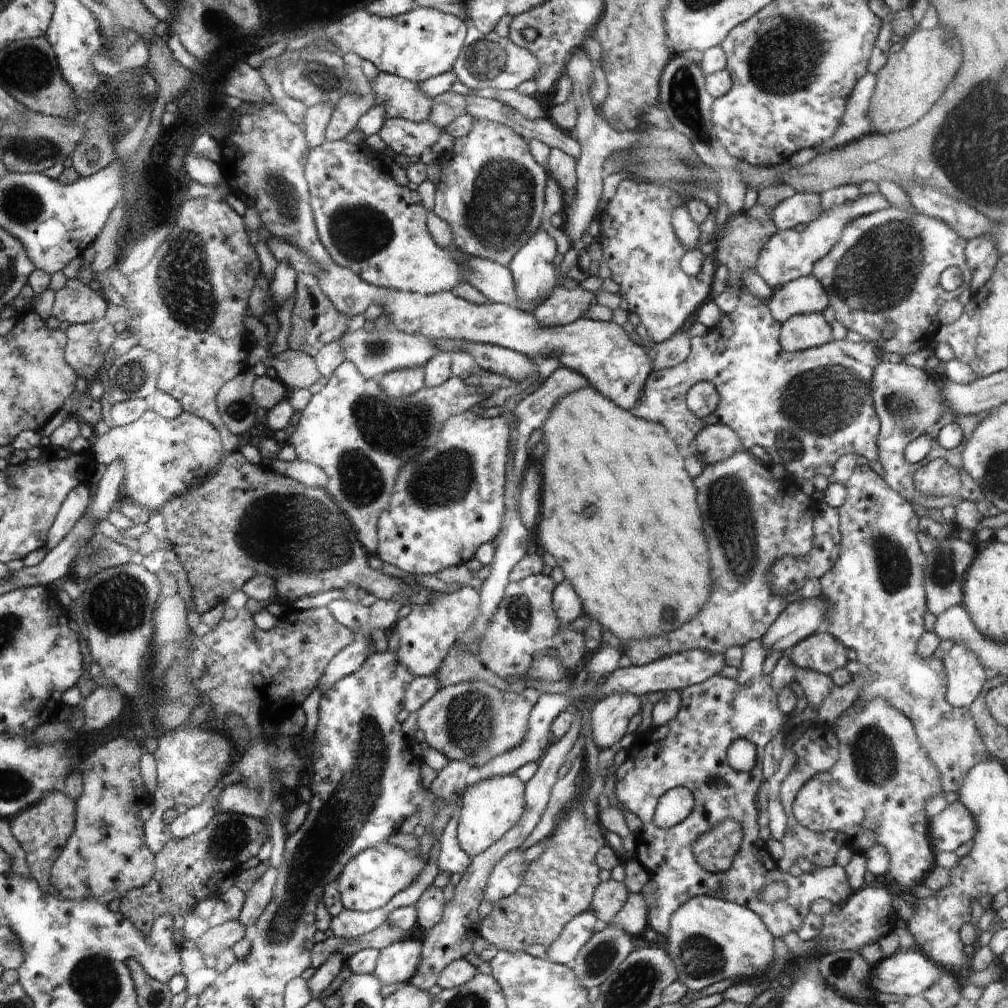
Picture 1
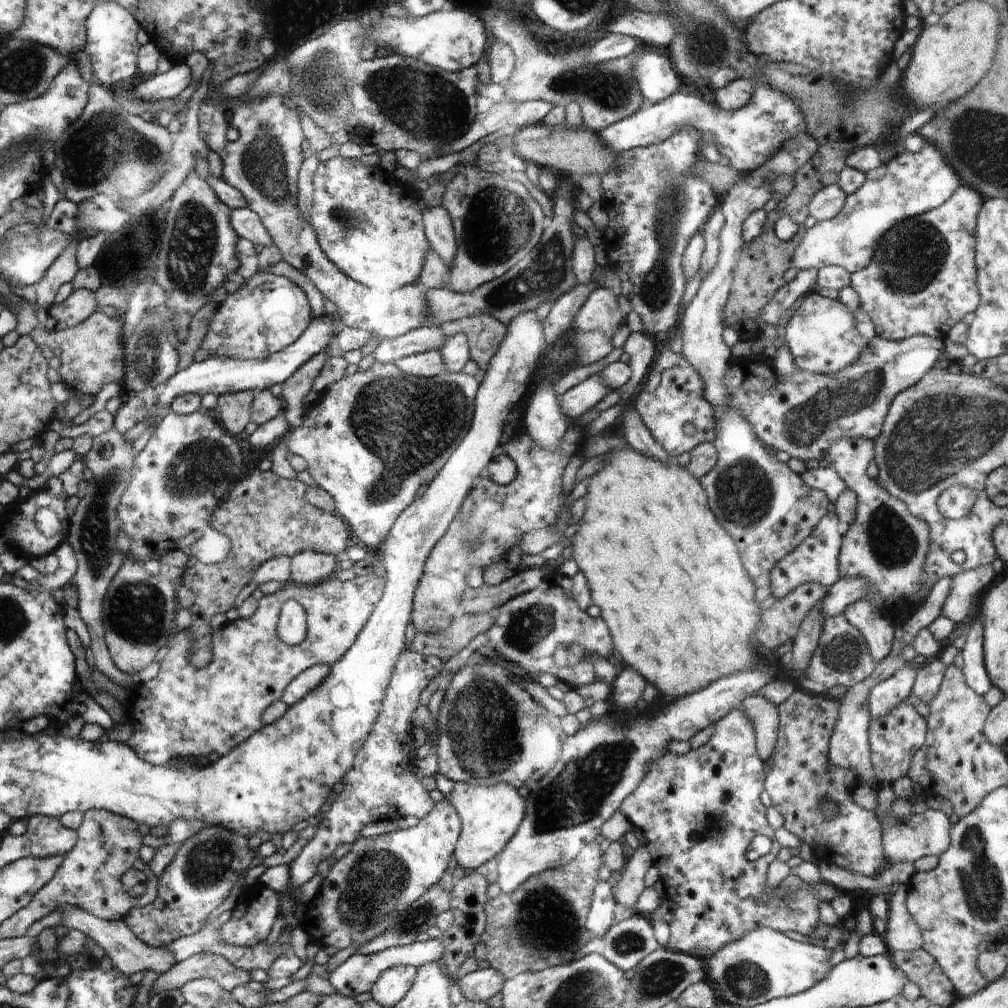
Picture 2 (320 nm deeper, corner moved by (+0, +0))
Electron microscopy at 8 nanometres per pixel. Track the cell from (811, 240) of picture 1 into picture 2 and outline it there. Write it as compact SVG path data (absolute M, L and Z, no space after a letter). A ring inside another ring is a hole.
M926 141L924 147L918 153L908 152L903 149L901 153L891 158L886 165L886 175L881 180L865 181L856 192L848 194L844 200L844 206L835 218L826 221L818 221L812 228L808 228L802 236L802 241L792 254L790 266L798 270L808 269L818 271L828 265L840 266L846 272L852 274L862 268L866 268L876 252L876 246L880 236L888 232L894 224L898 224L904 218L912 218L918 214L924 214L942 206L962 184L960 176L950 168L950 164L944 160L942 154L933 142Z

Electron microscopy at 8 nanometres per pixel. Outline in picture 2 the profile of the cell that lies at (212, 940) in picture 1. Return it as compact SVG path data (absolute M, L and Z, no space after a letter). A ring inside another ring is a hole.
M202 952L174 963L170 970L158 976L151 994L180 989L186 982L198 978L210 978L226 991L251 981L250 971L236 969L221 955Z

